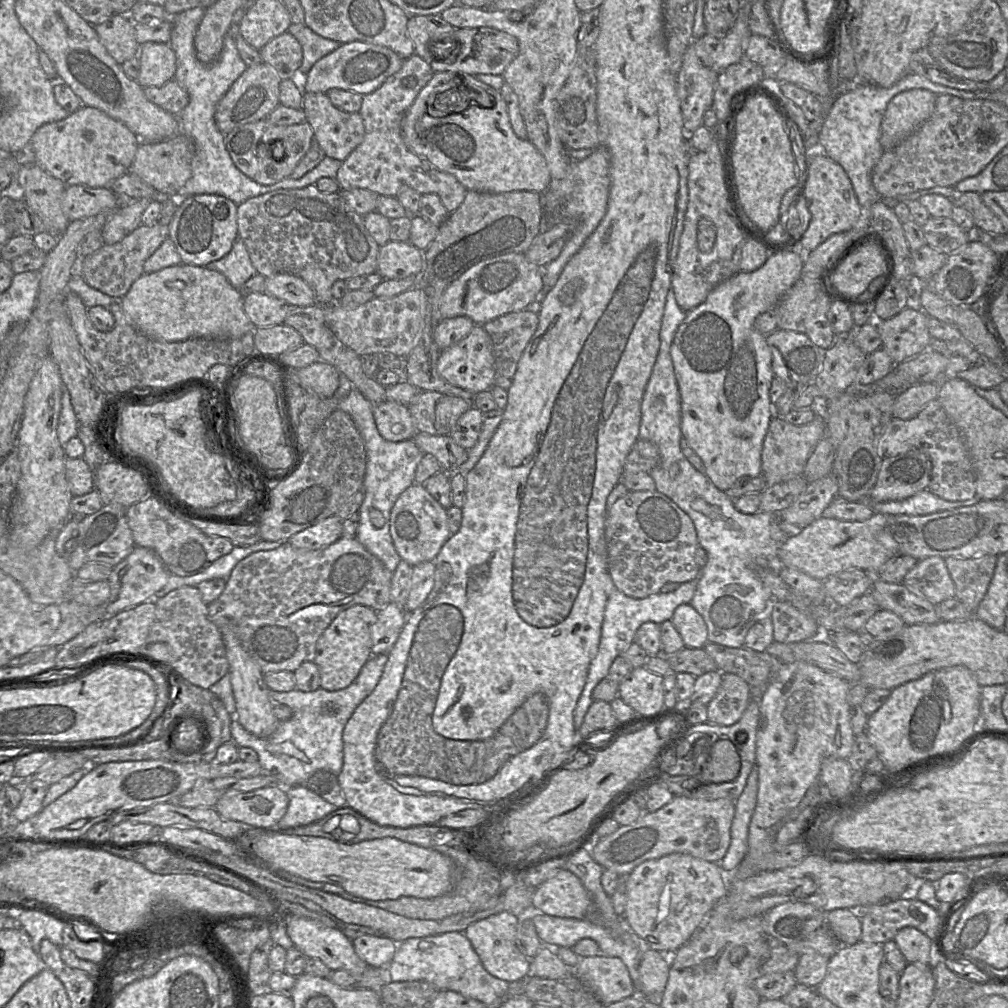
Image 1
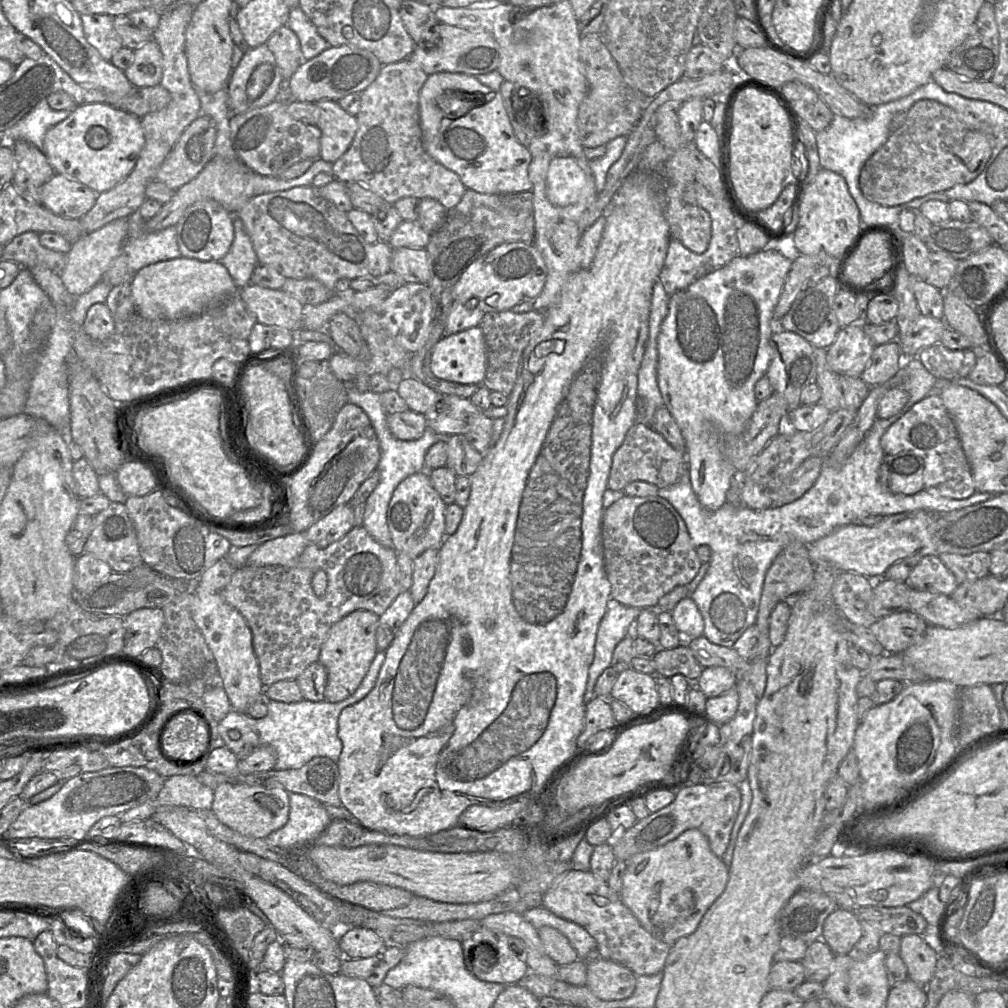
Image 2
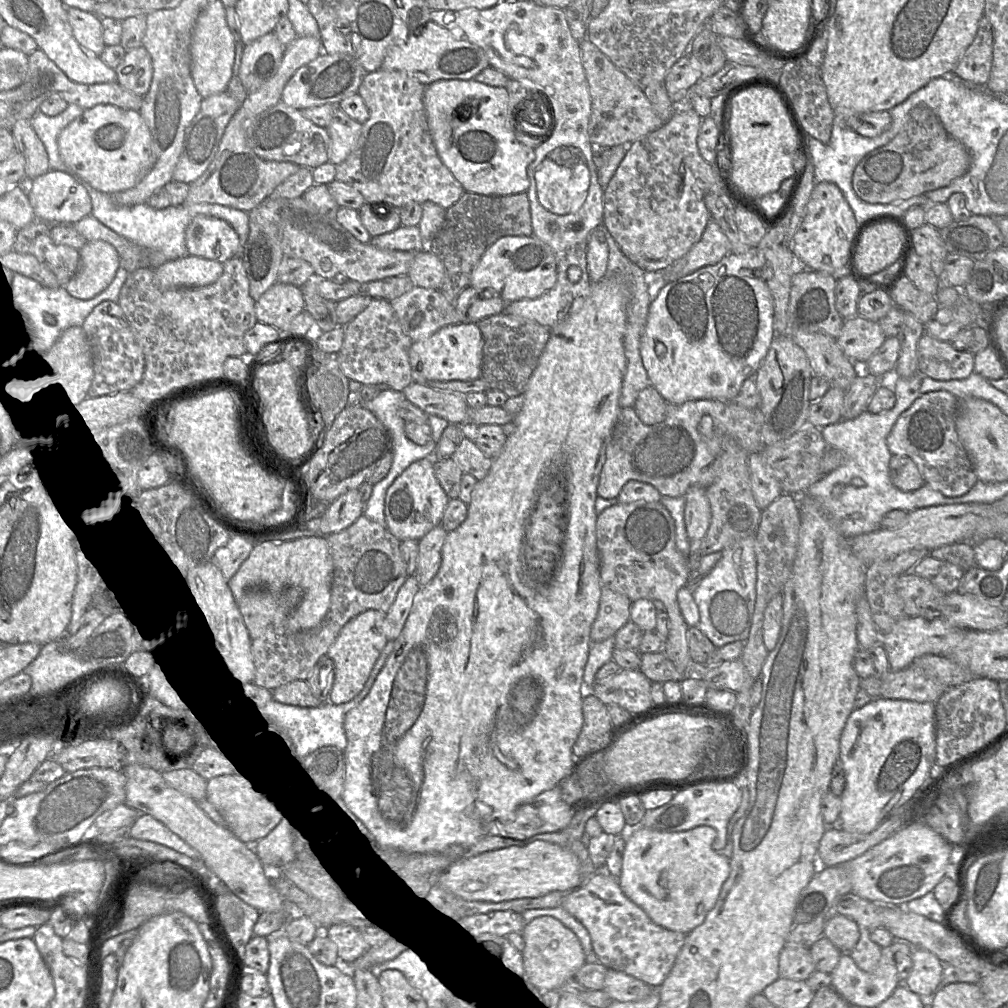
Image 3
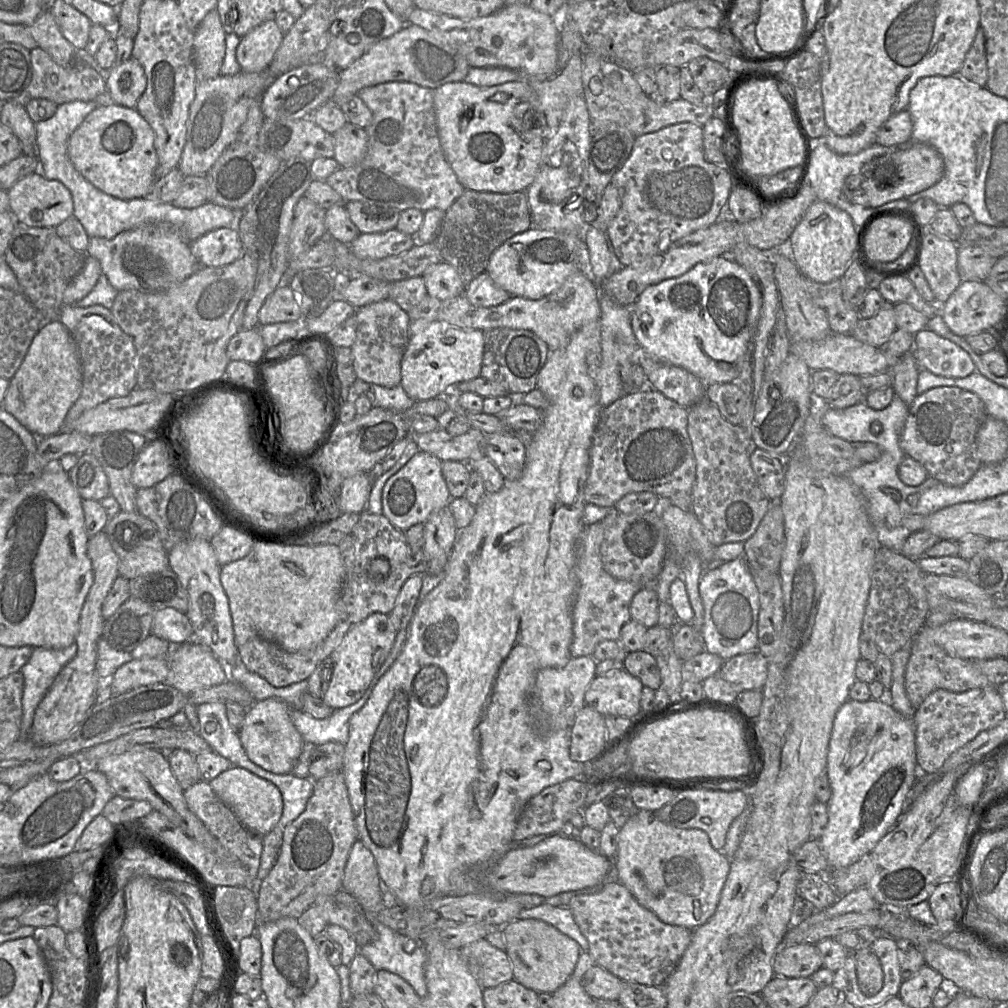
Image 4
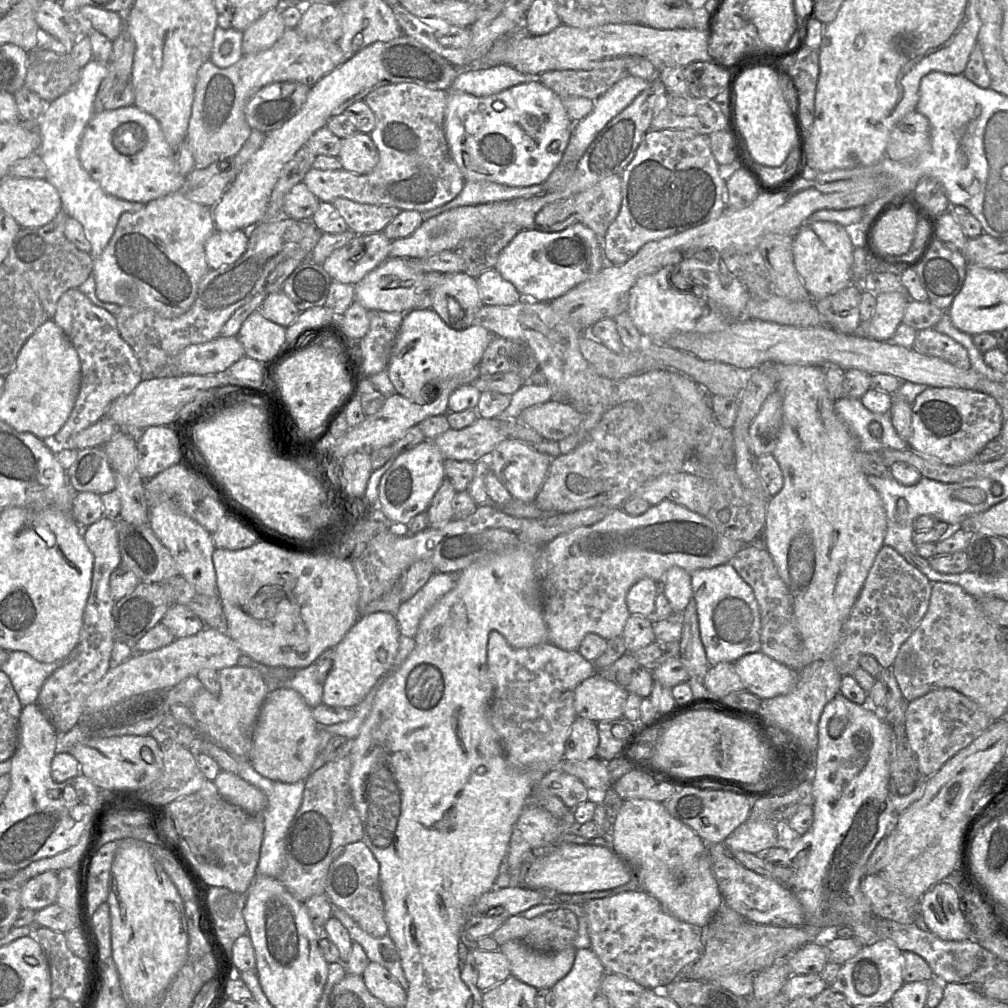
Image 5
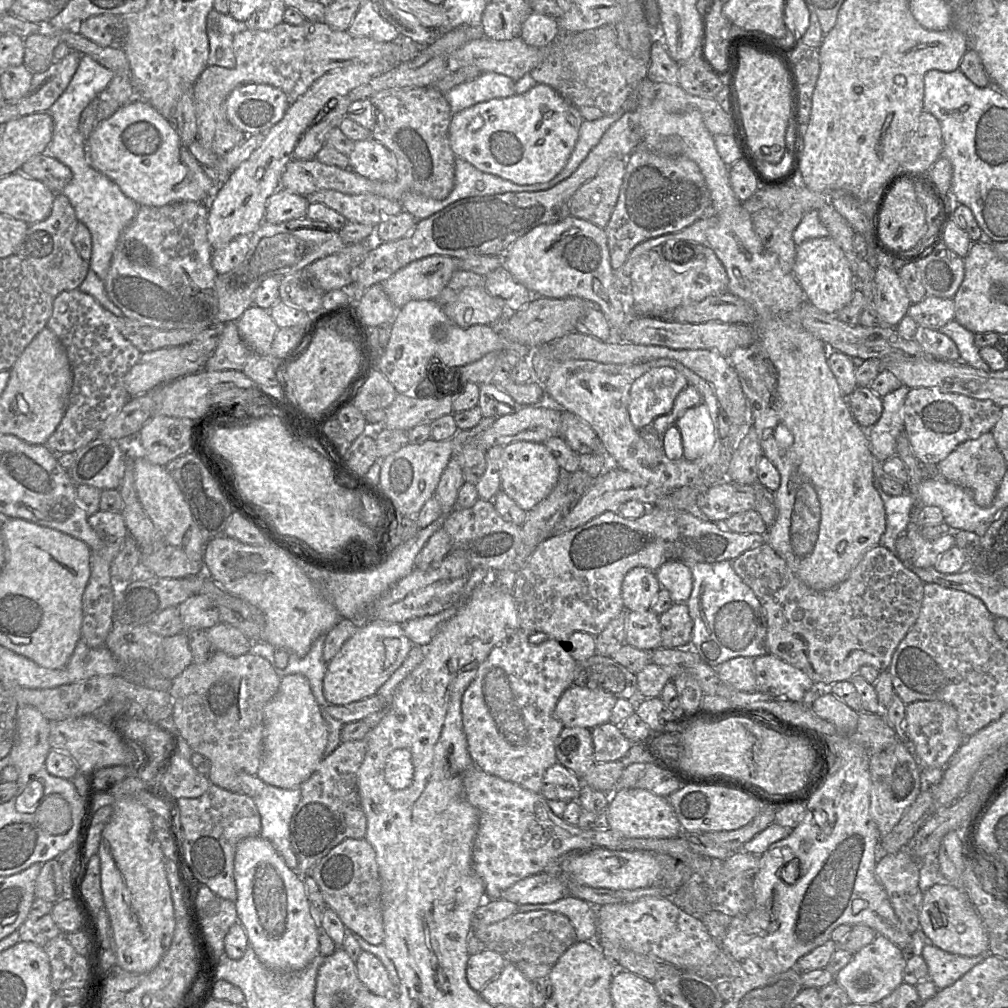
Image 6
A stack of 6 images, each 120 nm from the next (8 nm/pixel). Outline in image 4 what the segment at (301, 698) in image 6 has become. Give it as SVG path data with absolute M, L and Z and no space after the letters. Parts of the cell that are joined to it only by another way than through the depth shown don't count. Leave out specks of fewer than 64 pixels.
M277 698L255 701L251 707L246 709L239 736L248 758L261 768L275 774L292 772L304 743L292 722L290 707Z

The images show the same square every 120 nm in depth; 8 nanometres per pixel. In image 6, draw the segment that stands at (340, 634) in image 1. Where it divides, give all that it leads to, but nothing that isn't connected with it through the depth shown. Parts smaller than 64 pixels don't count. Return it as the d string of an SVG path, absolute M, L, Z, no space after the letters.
M371 620L358 624L357 630L327 664L323 682L329 704L344 705L373 696L402 665L414 644L399 623Z

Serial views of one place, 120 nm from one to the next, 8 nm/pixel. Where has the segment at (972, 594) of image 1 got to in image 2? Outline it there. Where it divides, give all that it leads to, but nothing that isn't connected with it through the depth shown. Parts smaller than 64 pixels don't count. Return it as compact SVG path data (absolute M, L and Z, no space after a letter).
M975 552L969 555L942 553L938 557L954 574L959 584L989 575L989 552Z

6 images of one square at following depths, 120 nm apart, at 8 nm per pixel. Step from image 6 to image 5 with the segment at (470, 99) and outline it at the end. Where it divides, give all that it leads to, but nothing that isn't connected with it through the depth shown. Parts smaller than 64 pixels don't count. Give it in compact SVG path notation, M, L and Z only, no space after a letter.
M506 64L482 69L463 69L455 77L450 90L476 97L497 94L512 86L529 82L533 76L523 74Z

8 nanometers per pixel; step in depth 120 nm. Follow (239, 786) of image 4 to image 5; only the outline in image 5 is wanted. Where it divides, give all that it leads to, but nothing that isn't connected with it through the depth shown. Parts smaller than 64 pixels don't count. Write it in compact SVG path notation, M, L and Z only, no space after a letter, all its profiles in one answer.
M220 771L213 782L223 799L249 814L261 814L268 804L266 795L238 774Z

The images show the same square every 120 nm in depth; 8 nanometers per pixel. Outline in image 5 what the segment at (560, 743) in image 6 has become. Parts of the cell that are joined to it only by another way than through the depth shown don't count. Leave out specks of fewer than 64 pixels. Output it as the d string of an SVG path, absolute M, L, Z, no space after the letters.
M582 717L574 721L565 742L564 759L586 761L597 755L599 734L597 723Z

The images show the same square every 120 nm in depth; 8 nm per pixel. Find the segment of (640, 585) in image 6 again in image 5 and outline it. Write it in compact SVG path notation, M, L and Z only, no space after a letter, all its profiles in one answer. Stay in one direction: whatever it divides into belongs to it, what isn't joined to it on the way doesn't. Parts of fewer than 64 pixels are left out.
M642 578L628 591L626 603L630 614L653 618L655 600L661 585L651 578Z

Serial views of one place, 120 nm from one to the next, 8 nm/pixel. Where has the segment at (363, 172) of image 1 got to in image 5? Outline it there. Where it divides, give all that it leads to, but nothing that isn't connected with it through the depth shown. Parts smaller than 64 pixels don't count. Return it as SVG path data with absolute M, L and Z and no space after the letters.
M396 83L378 87L363 99L376 116L376 126L369 133L379 153L379 162L369 173L356 175L344 169L319 170L311 168L304 183L320 201L336 198L377 206L393 206L401 211L415 210L420 213L440 207L456 198L464 187L464 177L453 160L445 137L444 121L449 91L433 90L415 83Z

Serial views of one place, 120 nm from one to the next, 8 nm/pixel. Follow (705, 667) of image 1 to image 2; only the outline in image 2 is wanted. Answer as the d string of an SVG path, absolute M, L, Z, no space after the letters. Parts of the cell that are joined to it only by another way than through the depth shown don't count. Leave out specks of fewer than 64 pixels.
M686 643L673 649L659 648L652 660L656 676L671 678L676 674L682 674L690 682L696 682L704 669Z

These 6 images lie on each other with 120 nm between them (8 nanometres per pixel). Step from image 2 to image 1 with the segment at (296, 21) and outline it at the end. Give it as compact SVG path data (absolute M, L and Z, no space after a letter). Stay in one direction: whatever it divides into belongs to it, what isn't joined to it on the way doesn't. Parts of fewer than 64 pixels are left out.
M291 23L288 31L302 47L302 63L298 71L298 77L301 78L309 72L318 60L341 45L341 43L317 35L305 24Z

